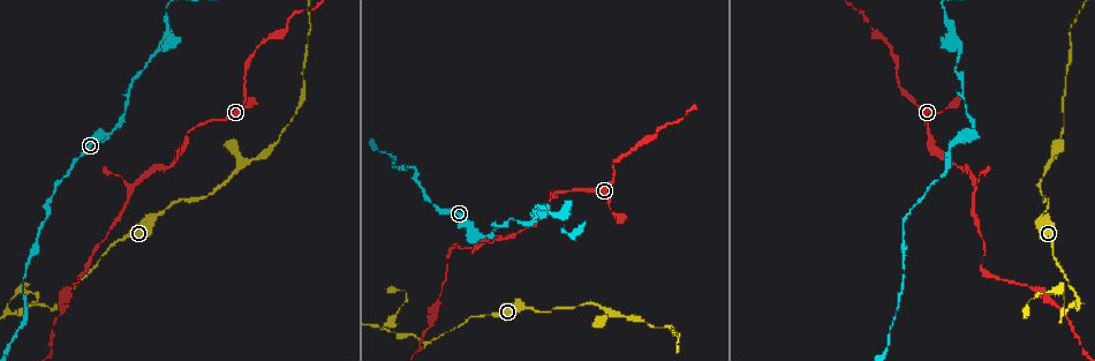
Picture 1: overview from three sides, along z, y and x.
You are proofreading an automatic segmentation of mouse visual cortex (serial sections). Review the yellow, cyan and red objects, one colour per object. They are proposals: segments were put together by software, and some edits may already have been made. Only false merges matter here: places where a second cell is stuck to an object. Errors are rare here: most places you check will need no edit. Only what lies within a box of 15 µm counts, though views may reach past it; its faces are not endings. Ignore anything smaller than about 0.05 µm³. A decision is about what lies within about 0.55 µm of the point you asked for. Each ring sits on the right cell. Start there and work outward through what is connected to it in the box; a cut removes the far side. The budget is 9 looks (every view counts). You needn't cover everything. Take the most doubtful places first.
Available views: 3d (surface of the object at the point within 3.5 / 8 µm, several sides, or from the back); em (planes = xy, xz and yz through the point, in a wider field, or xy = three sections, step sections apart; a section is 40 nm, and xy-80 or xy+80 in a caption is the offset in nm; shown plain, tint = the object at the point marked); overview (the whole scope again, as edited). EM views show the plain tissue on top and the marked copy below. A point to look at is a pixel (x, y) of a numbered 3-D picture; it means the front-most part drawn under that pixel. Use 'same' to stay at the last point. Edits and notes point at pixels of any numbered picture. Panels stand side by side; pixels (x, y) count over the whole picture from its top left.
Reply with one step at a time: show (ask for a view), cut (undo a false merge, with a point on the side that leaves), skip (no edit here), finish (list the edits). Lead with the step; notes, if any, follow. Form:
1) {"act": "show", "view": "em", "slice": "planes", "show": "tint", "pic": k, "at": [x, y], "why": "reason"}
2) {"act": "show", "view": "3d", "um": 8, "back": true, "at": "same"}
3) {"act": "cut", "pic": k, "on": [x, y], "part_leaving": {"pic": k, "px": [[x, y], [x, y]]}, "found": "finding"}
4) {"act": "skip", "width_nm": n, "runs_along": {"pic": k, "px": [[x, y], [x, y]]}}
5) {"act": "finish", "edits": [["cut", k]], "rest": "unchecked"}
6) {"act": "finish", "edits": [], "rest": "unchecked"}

{"act": "show", "view": "3d", "um": 3.5, "pic": 1, "at": [502, 237], "why": "abrupt turn"}

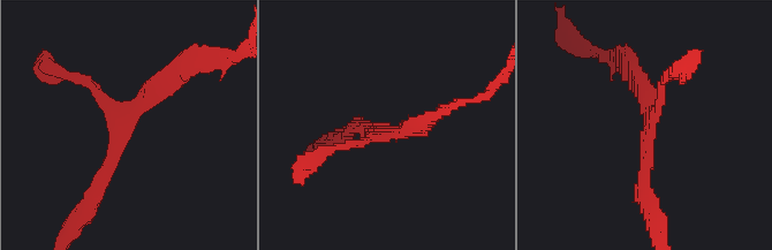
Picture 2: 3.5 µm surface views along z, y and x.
{"act": "show", "view": "em", "slice": "planes", "show": "tint", "pic": 2, "at": [650, 113]}

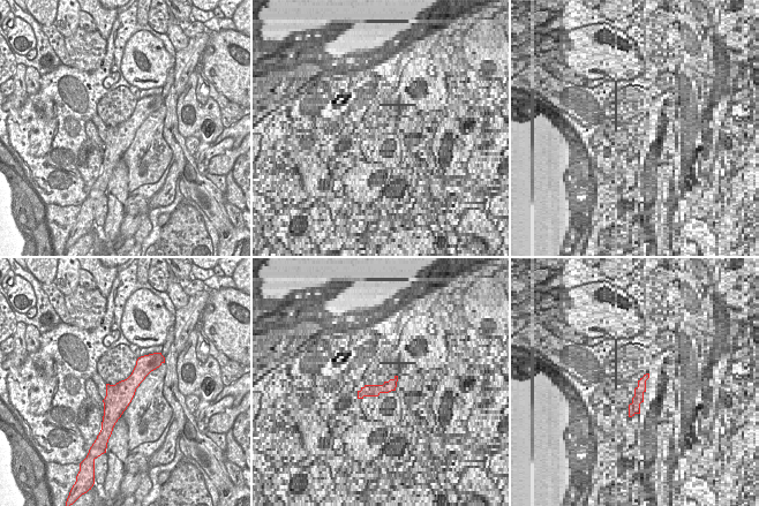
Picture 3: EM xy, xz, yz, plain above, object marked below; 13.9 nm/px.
{"act": "skip", "runs_along": {"pic": 3, "px": [[145, 359], [118, 397], [111, 421]]}, "found": "one cell here"}

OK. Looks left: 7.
{"act": "show", "view": "3d", "um": 8, "pic": 1, "at": [53, 308], "why": "abrupt turn"}

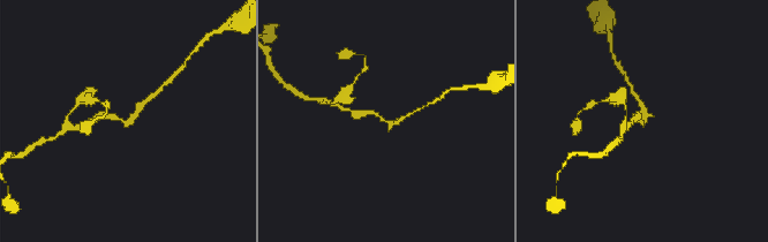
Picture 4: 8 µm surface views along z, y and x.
{"act": "show", "view": "em", "slice": "xy", "step": 2, "show": "tint", "pic": 4, "at": [131, 122], "arm_widths_nm": [150, 200]}

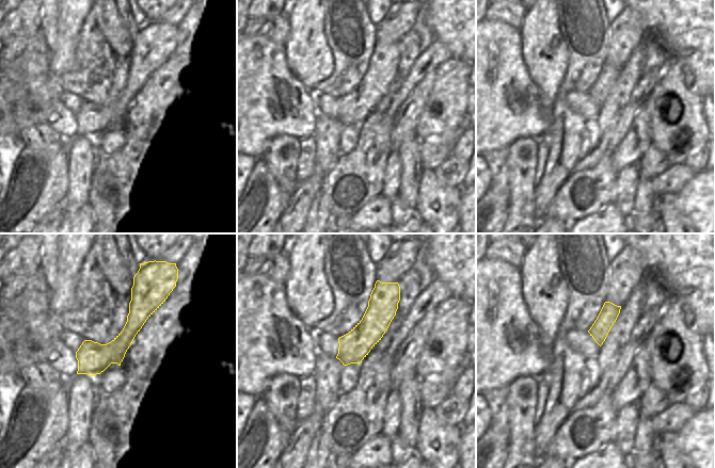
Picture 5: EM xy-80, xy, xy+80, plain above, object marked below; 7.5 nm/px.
{"act": "skip", "runs_along": {"pic": 5, "px": [[137, 286], [128, 334], [80, 371]]}, "found": "continuous, no second cell"}

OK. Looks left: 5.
{"act": "show", "view": "3d", "um": 8, "pic": 1, "at": [377, 326], "why": "thin neck"}

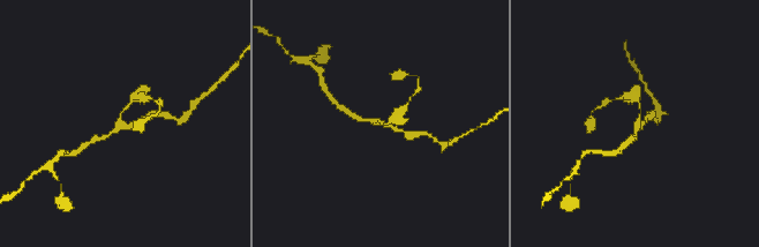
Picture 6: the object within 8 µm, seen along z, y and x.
{"act": "show", "view": "em", "slice": "xy", "step": 2, "show": "tint", "pic": 6, "at": [382, 121], "arms": 3, "arm_widths_nm": [150, 150, 150], "why": "shape alone is not enough"}

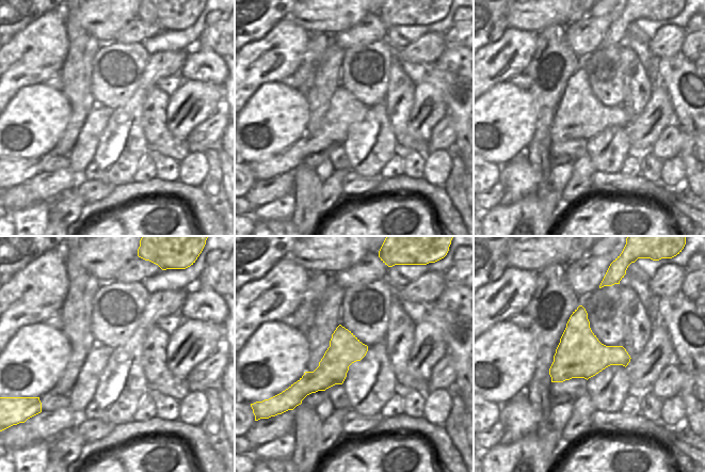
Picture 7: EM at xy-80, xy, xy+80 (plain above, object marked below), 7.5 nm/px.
{"act": "skip", "runs_along": {"pic": 7, "px": [[365, 348], [293, 391]]}, "found": "all the same cell"}

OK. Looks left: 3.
{"act": "show", "view": "3d", "um": 3.5, "pic": 1, "at": [114, 129], "why": "thin neck"}

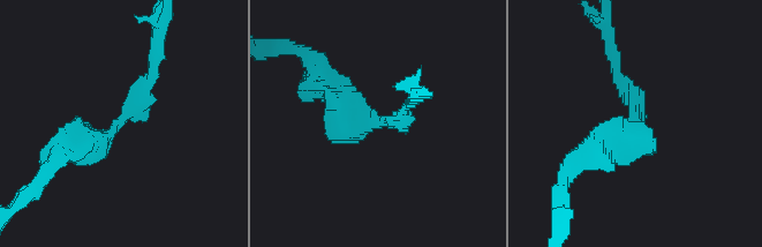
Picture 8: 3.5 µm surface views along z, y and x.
{"act": "show", "view": "em", "slice": "xy", "step": 1, "show": "tint", "pic": 8, "at": [633, 118], "arm_widths_nm": [150, 350]}

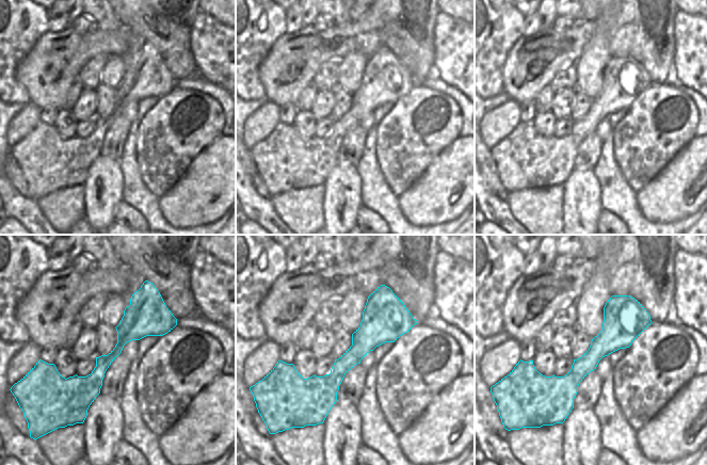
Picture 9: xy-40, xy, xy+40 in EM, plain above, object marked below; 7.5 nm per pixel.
{"act": "skip", "runs_along": {"pic": 9, "px": [[413, 321], [387, 321], [325, 383], [286, 368]]}, "found": "one cell here"}

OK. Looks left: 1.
{"act": "finish", "edits": [], "rest": "unchecked"}

